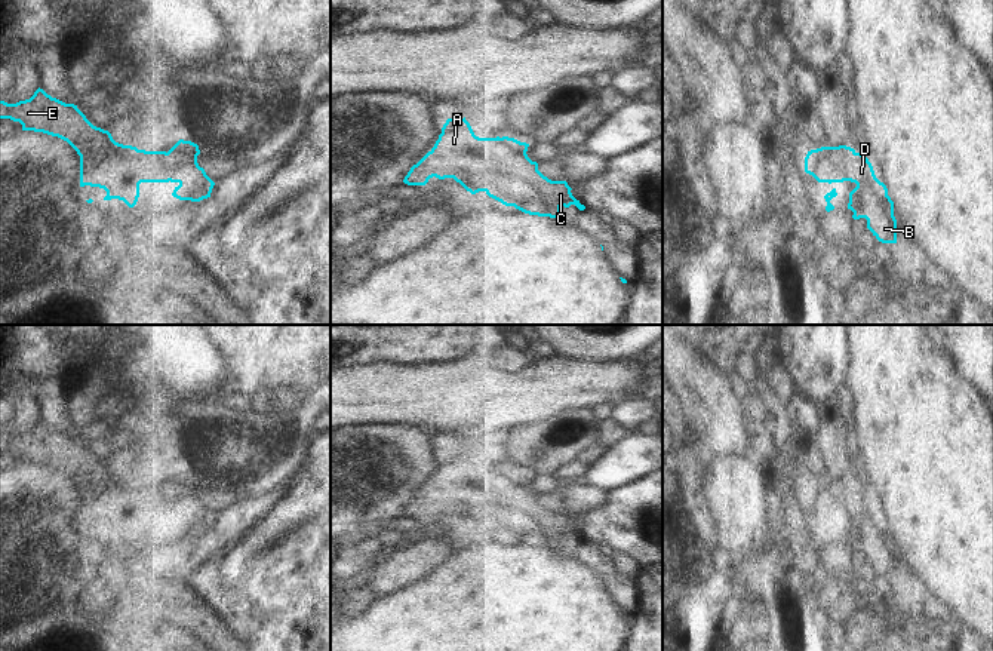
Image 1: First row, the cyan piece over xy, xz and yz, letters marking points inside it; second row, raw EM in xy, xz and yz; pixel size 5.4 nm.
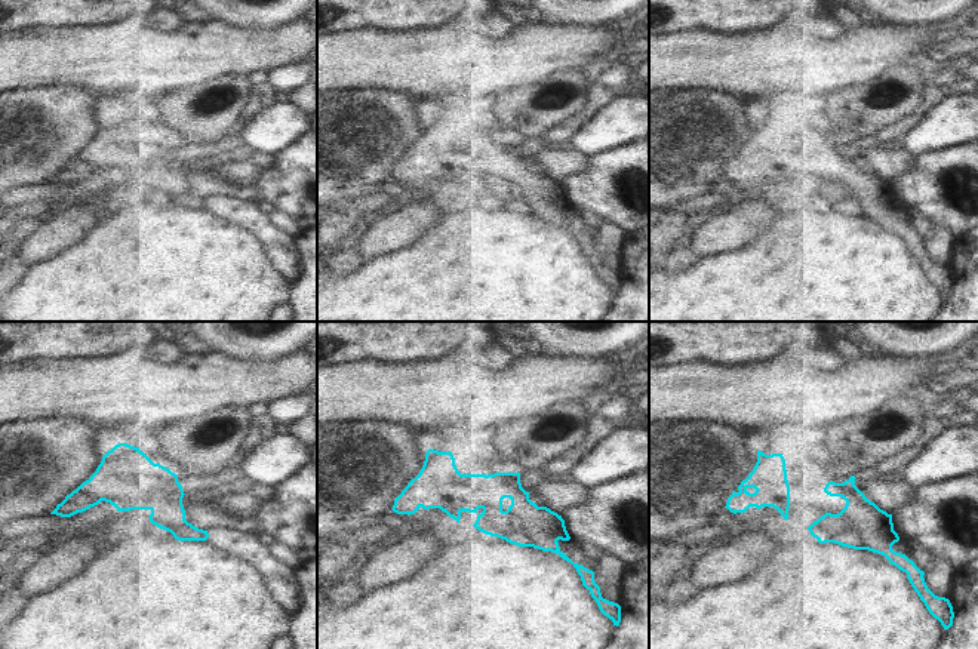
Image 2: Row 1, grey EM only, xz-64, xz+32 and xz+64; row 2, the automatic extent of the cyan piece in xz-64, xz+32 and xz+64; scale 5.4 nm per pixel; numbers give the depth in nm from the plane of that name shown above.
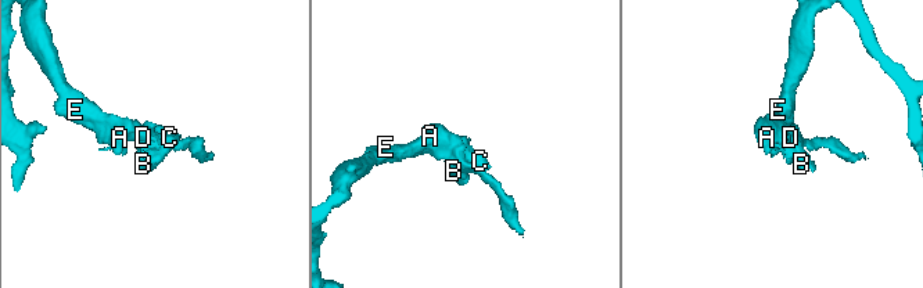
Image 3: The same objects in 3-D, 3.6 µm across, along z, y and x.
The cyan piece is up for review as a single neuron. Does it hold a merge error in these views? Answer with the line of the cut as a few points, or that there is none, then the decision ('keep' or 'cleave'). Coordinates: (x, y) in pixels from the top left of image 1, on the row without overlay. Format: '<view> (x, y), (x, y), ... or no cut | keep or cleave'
no cut | keep

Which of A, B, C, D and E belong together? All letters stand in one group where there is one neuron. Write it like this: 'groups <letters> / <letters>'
groups A B C D E

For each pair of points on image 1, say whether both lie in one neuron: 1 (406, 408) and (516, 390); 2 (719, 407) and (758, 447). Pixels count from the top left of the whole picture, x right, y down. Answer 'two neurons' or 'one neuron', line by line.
1: one neuron
2: one neuron

